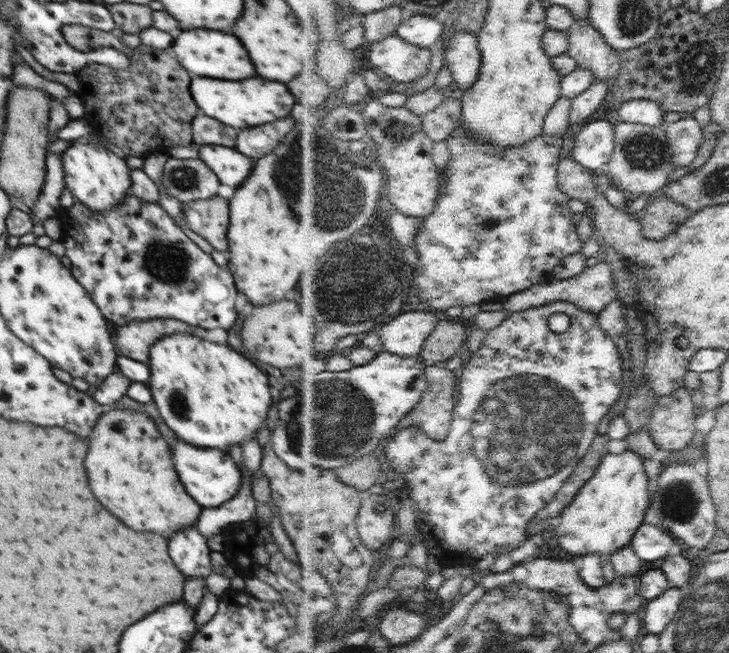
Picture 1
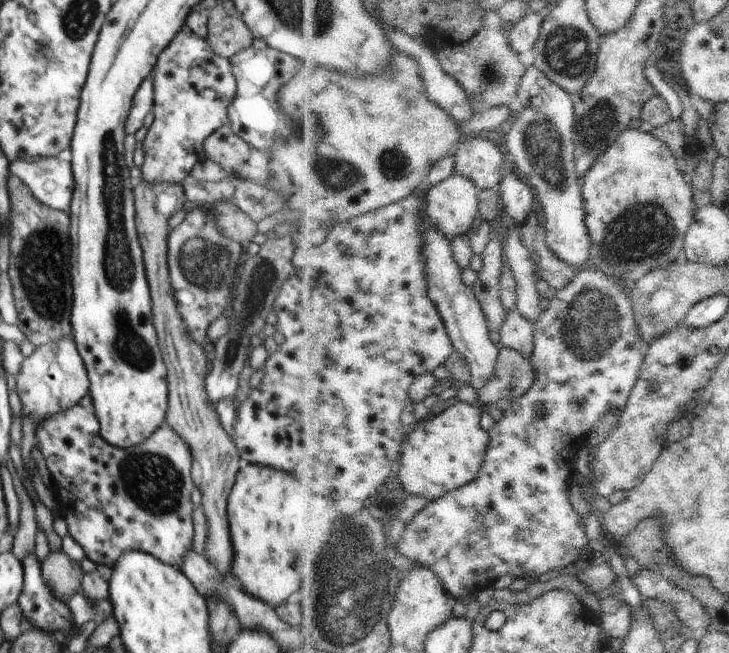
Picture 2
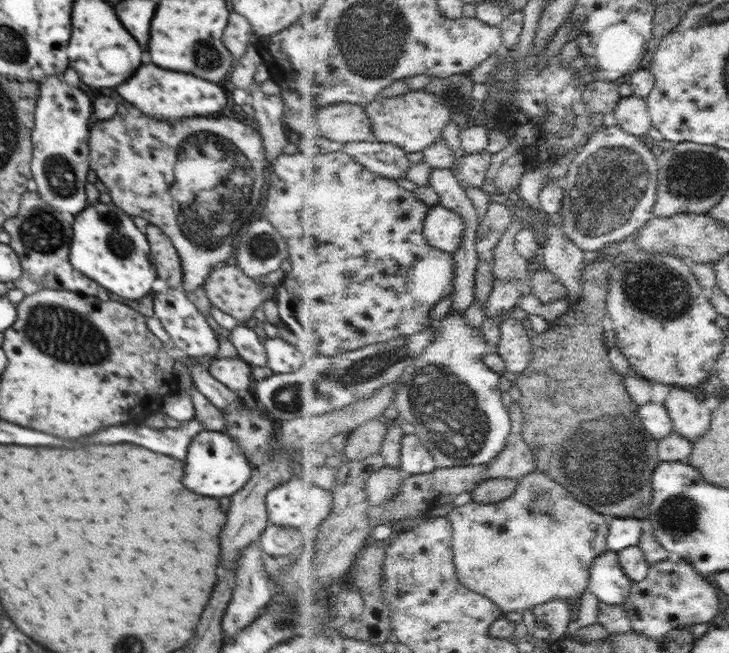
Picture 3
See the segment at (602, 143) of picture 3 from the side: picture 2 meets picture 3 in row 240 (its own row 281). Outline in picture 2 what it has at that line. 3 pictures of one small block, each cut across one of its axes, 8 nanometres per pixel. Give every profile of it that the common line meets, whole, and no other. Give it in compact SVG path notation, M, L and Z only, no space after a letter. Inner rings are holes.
M594 262L581 268L580 274L574 279L574 282L568 288L559 291L558 296L550 302L550 305L540 315L538 322L536 322L536 348L532 362L537 372L537 383L528 394L513 401L512 406L504 412L504 417L490 431L492 438L485 464L479 477L473 483L448 493L438 500L429 502L406 528L400 543L395 549L396 553L406 556L410 562L414 564L419 563L424 567L432 569L442 579L447 593L456 600L478 595L483 590L492 587L494 582L498 582L502 576L513 575L516 579L524 578L531 582L537 581L544 574L552 572L552 570L556 573L560 570L564 571L564 569L571 567L572 564L576 564L578 560L585 558L584 552L586 548L594 544L588 538L586 521L584 522L582 514L570 502L570 482L572 485L572 478L575 472L578 471L576 460L579 451L589 443L589 434L600 424L600 421L608 413L613 413L618 409L624 411L629 405L630 397L633 396L633 390L636 388L643 373L646 358L643 350L644 339L638 326L637 314L634 312L630 286L625 287L626 282L623 280L608 278L602 269L598 267L598 264L599 262ZM540 403L545 407L543 417L538 417L538 414L536 414L536 406Z

